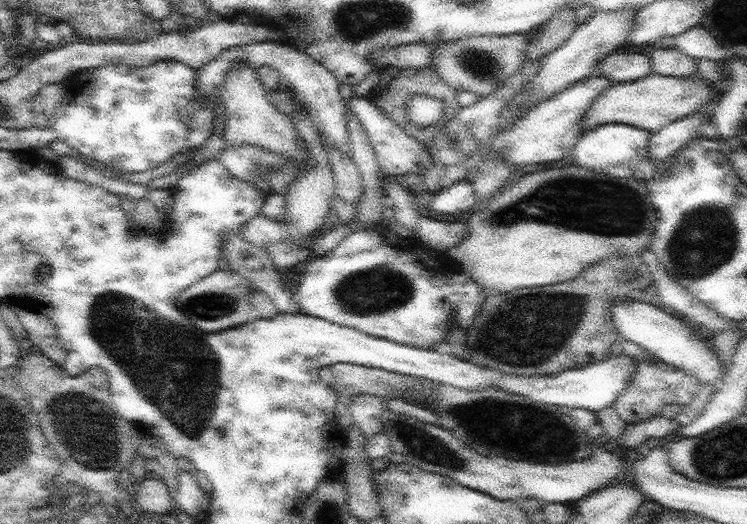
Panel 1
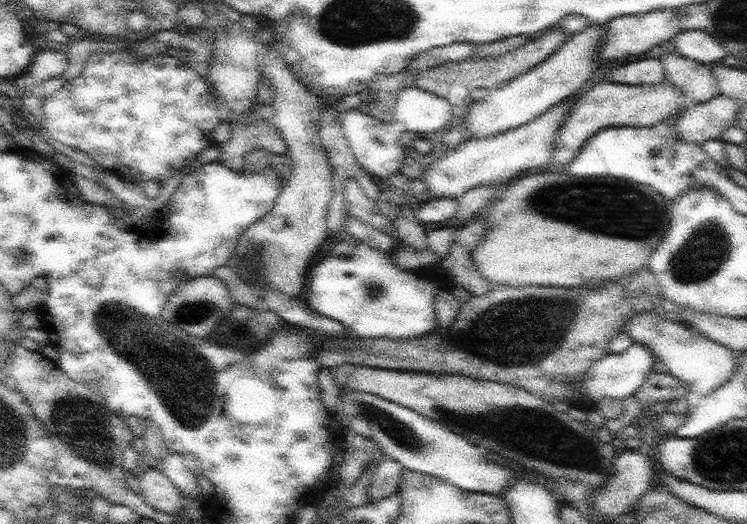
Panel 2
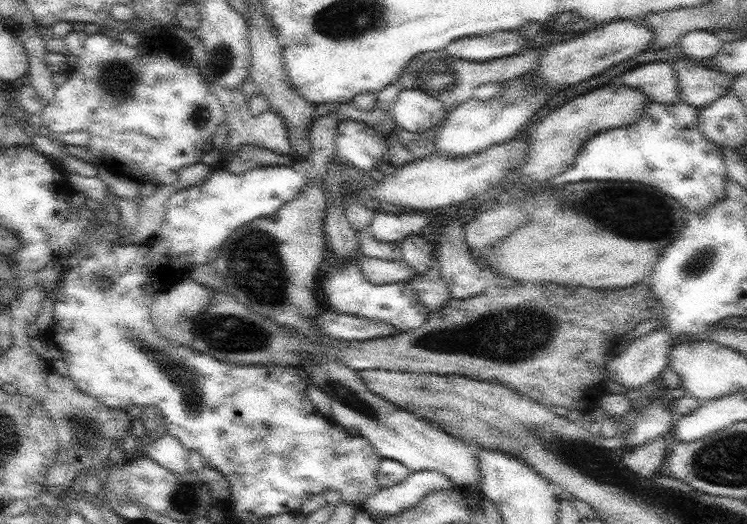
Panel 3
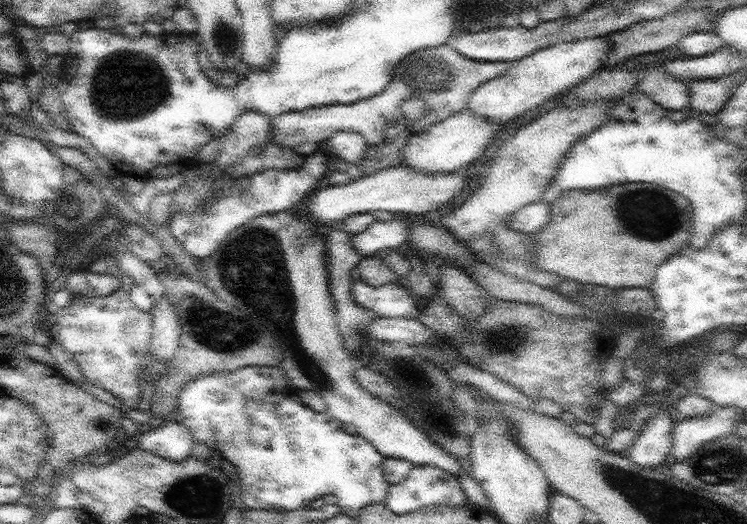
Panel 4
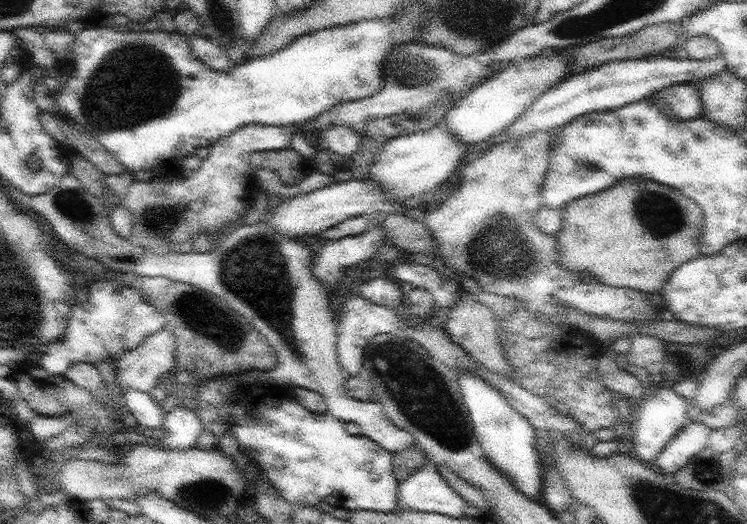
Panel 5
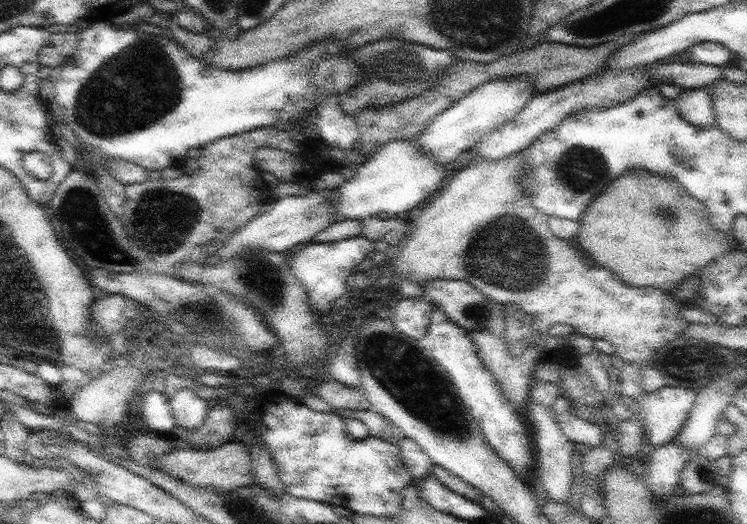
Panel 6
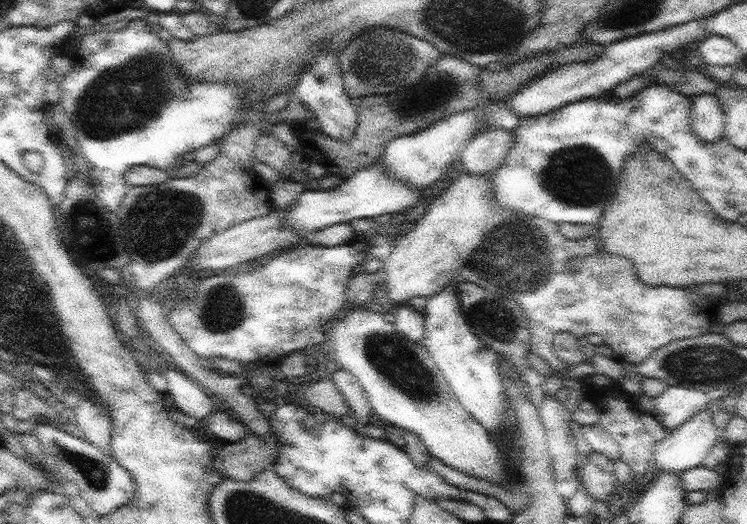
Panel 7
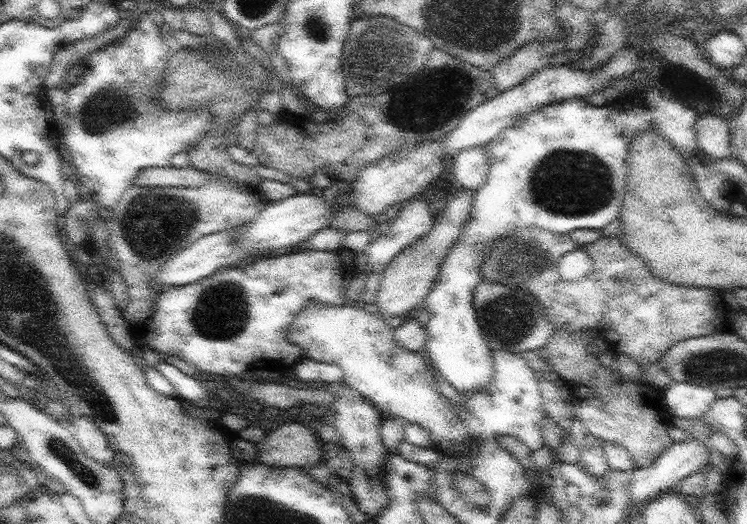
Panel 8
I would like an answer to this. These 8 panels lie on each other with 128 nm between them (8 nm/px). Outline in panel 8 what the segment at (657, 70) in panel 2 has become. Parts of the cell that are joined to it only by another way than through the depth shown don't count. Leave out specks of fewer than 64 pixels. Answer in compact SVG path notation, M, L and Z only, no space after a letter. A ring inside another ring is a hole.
M712 112L700 114L695 122L696 142L714 160L722 160L730 156L731 136L730 122Z

